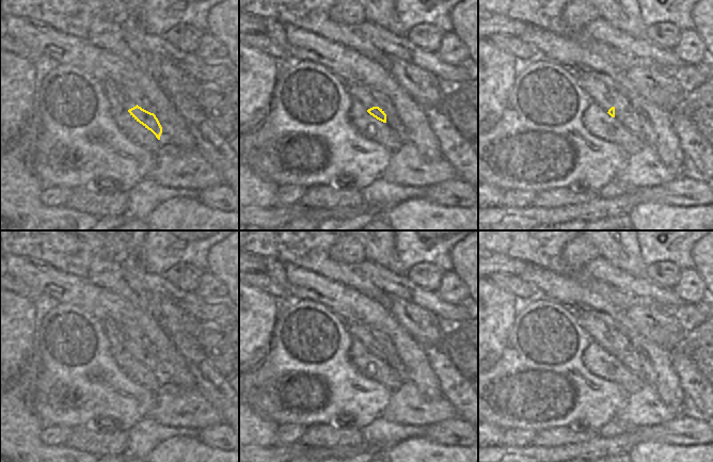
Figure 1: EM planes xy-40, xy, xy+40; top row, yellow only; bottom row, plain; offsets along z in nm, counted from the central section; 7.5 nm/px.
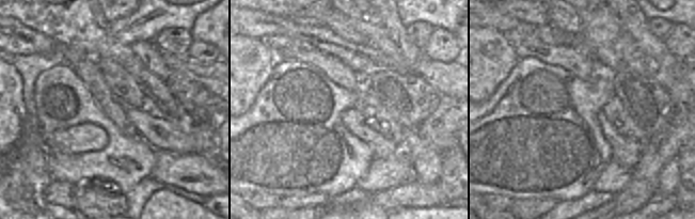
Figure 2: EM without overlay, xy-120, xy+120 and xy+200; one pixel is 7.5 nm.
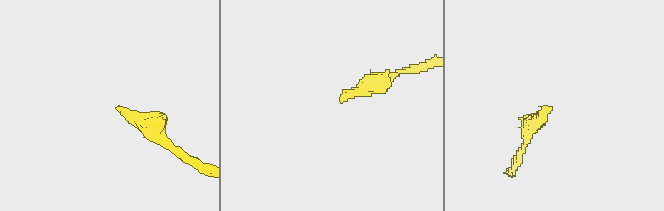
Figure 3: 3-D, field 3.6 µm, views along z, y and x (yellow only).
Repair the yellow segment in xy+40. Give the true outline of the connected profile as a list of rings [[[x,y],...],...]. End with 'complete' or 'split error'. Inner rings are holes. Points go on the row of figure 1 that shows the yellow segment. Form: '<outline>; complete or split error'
[[[576,73],[576,80],[581,87],[612,117],[615,117],[615,107],[608,95],[606,85],[588,73]]]; split error

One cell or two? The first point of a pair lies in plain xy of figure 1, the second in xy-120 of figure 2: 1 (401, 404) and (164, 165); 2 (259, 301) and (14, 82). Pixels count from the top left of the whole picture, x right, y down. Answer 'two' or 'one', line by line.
1: one
2: one

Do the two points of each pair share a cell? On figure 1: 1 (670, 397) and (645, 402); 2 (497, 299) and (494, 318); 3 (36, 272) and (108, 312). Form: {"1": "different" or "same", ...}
{"1": "different", "2": "same", "3": "same"}

